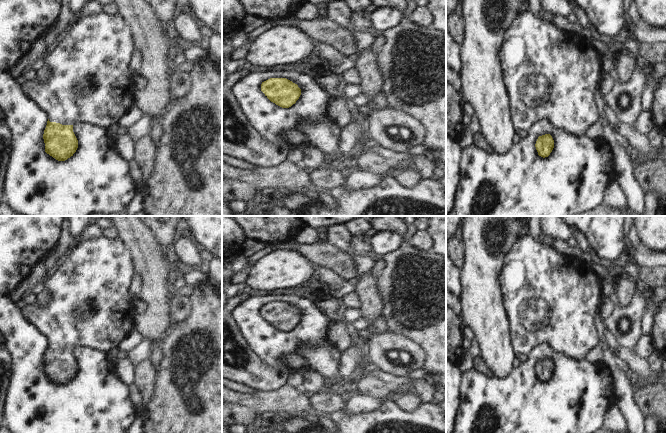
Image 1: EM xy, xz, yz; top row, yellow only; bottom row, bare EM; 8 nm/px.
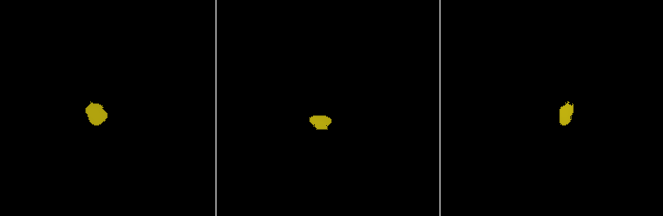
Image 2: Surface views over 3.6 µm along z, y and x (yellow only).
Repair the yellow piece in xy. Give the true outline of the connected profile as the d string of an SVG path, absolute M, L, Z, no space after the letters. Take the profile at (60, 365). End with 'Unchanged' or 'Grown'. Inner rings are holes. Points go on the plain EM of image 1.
M100 236L99 238L79 242L68 255L65 256L63 261L56 268L54 273L45 280L45 289L50 294L50 300L45 306L40 306L34 303L30 306L25 306L21 312L23 316L31 322L47 339L48 345L44 354L43 363L45 367L45 376L55 382L58 385L65 385L76 376L78 372L78 364L73 356L73 350L77 347L90 348L106 354L108 351L118 348L119 343L127 336L127 334L133 330L135 316L137 313L133 310L133 303L136 298L129 296L129 283L131 277L135 274L133 262L131 261L131 255L125 248L124 244L119 238L105 238Z. Grown.

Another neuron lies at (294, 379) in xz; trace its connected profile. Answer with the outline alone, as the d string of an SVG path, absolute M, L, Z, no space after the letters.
M289 374L289 378L287 380L287 384L298 387L303 382L303 375L301 374Z

